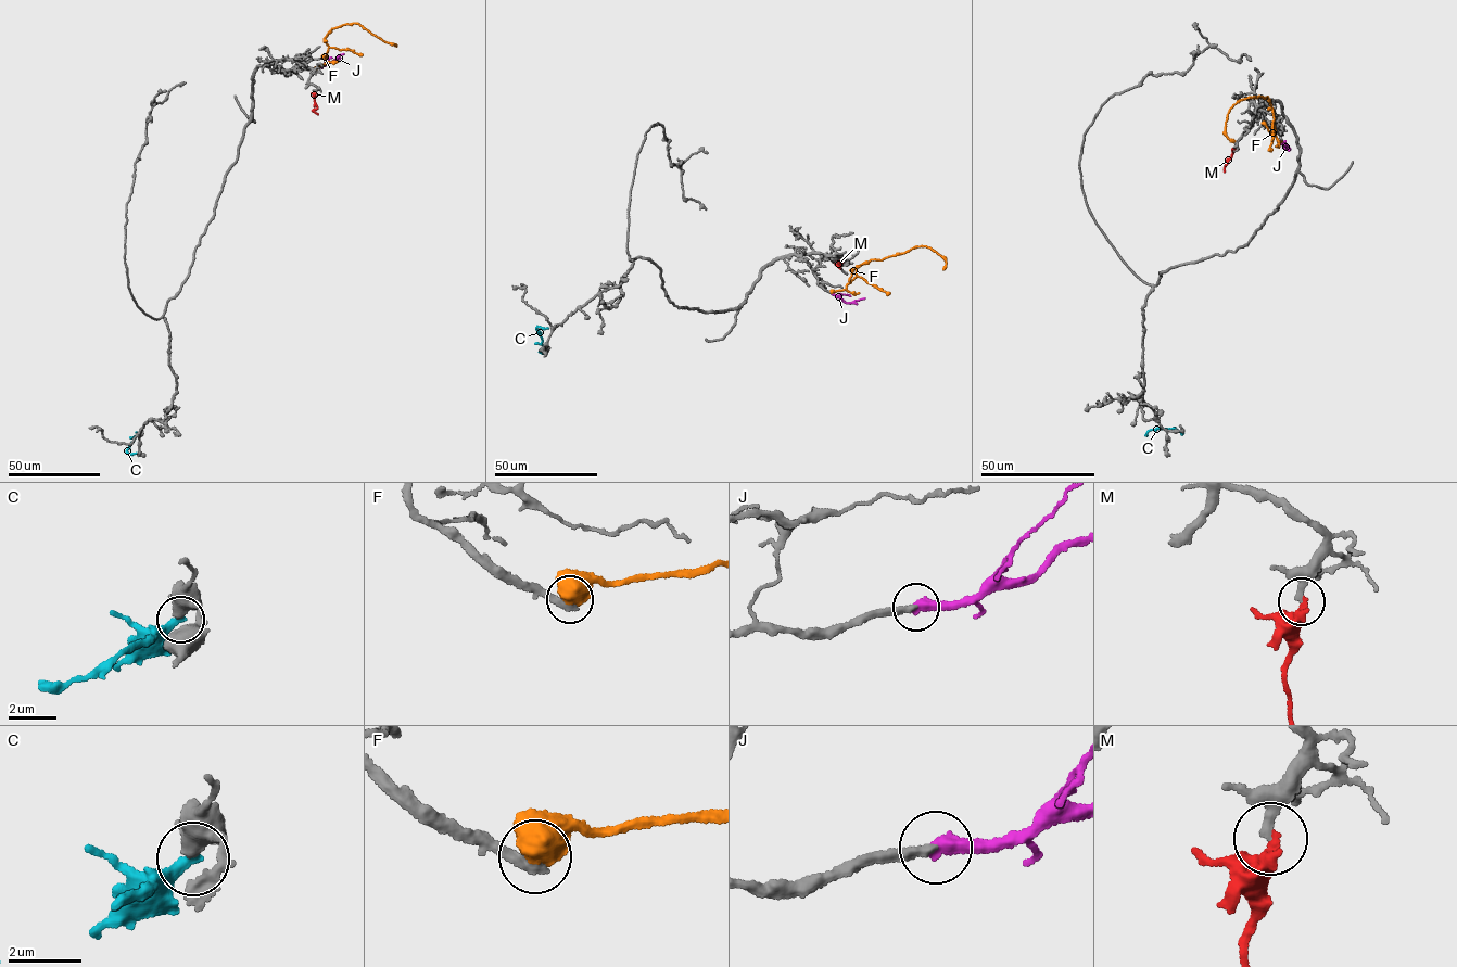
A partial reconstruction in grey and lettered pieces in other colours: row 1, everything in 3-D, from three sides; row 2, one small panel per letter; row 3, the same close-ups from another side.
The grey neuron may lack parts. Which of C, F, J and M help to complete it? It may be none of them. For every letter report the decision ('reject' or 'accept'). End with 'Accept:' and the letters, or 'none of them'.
C: reject
F: reject
J: accept
M: reject
Accept: J

